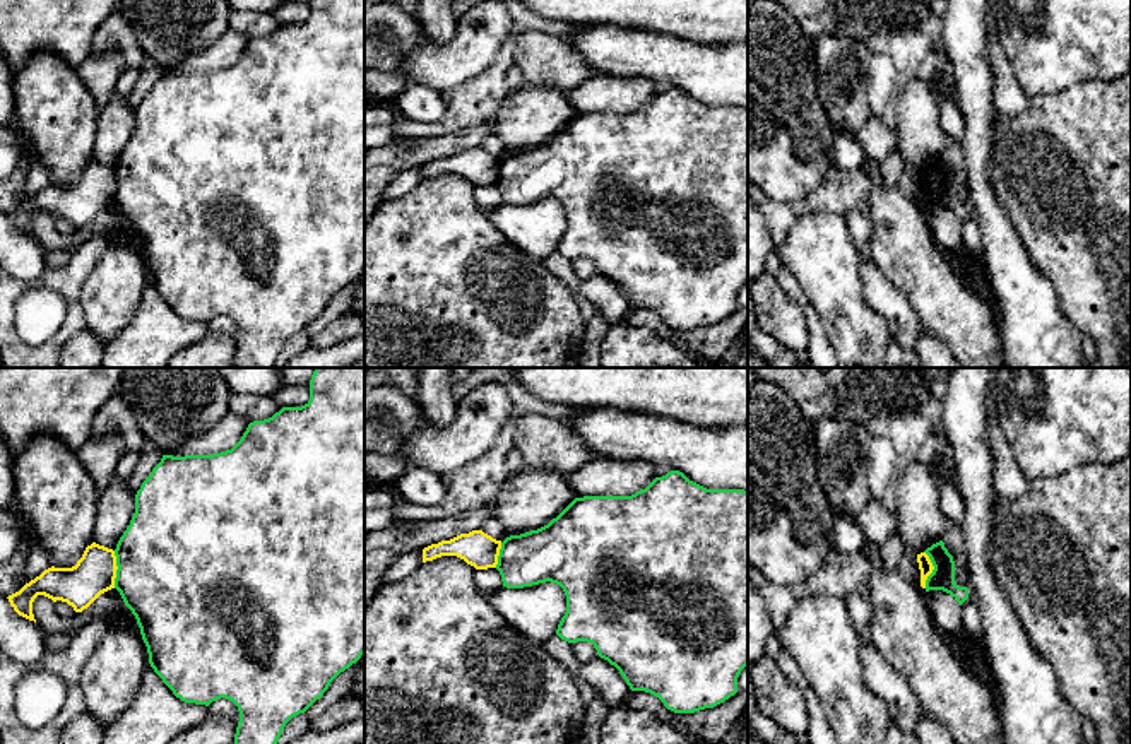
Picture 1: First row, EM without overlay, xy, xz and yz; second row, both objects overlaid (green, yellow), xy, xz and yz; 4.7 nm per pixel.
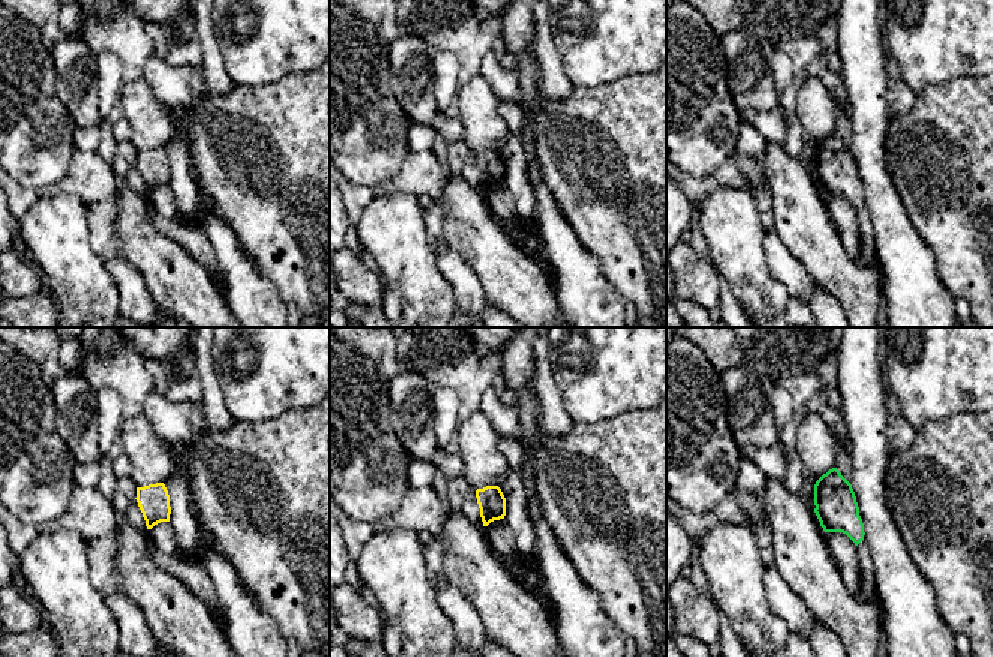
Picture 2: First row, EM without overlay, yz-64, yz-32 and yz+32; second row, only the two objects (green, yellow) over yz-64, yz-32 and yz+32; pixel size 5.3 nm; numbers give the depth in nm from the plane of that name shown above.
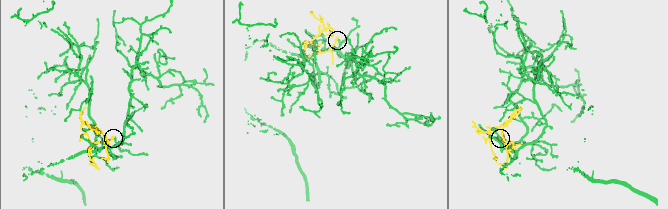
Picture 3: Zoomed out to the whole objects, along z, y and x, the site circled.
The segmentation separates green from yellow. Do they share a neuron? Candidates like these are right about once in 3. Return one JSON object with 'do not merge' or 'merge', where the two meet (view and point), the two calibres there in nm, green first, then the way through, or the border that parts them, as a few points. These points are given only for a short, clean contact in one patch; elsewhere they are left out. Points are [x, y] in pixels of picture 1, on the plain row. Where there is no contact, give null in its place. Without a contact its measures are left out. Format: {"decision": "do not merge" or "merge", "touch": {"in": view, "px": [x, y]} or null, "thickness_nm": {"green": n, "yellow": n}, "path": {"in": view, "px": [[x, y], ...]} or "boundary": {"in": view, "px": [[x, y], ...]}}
{"decision": "do not merge", "touch": {"in": "xy", "px": [117, 187]}, "thickness_nm": {"green": 500, "yellow": 200}, "boundary": {"in": "xy", "px": [[113, 168], [117, 182], [115, 204]]}}

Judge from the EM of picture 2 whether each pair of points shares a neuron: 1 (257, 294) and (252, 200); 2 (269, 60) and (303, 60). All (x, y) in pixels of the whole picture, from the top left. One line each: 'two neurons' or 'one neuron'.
1: two neurons
2: one neuron

